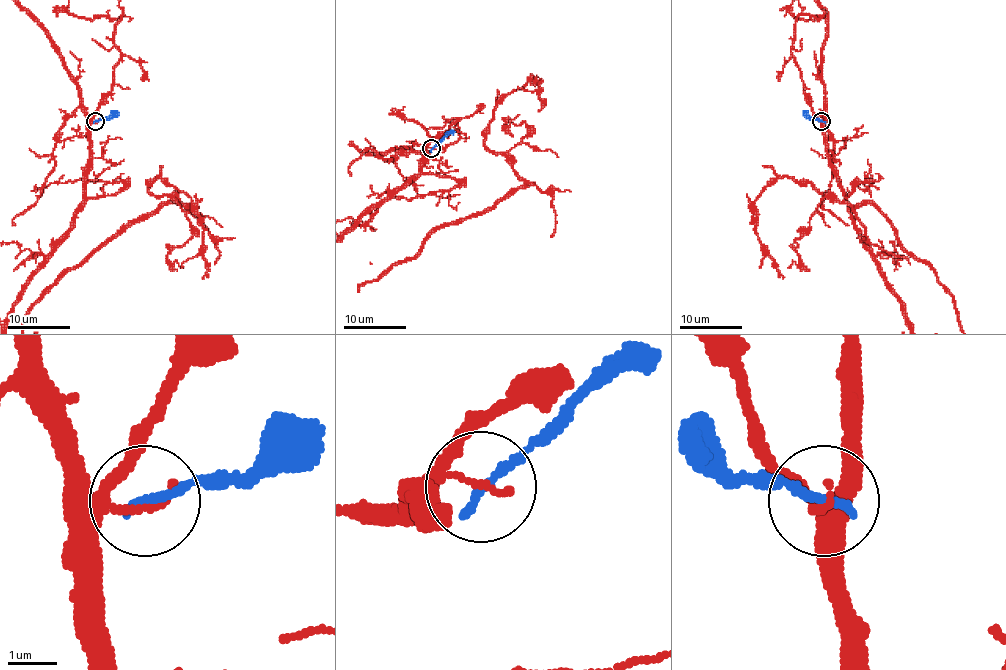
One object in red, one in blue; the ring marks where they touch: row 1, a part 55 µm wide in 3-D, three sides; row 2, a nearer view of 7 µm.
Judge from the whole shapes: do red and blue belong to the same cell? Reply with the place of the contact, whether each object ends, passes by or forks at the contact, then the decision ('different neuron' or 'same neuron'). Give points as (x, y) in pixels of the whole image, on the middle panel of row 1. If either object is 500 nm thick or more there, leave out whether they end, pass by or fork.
at (431, 148); red passes by; blue ends there; different neuron

